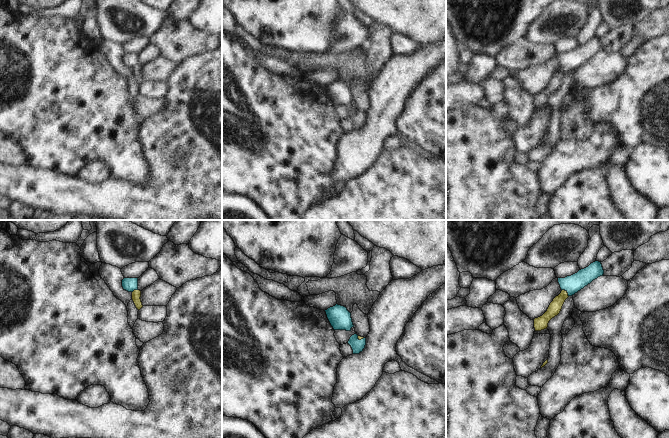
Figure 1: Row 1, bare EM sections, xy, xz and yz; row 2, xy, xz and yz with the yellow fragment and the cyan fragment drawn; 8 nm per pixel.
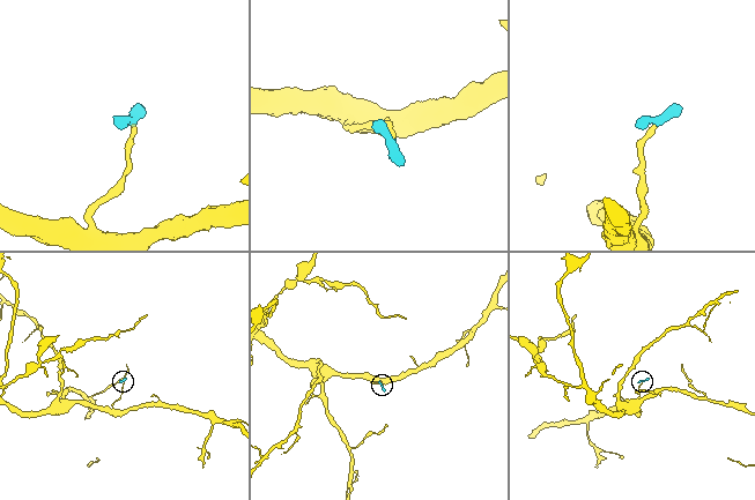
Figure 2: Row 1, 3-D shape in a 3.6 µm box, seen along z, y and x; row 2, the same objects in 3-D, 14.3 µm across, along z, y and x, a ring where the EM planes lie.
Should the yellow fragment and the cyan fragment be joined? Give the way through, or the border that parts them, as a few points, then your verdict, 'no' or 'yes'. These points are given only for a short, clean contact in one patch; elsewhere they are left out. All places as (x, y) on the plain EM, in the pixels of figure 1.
across yz (555, 82), (566, 68), (572, 60) | yes

